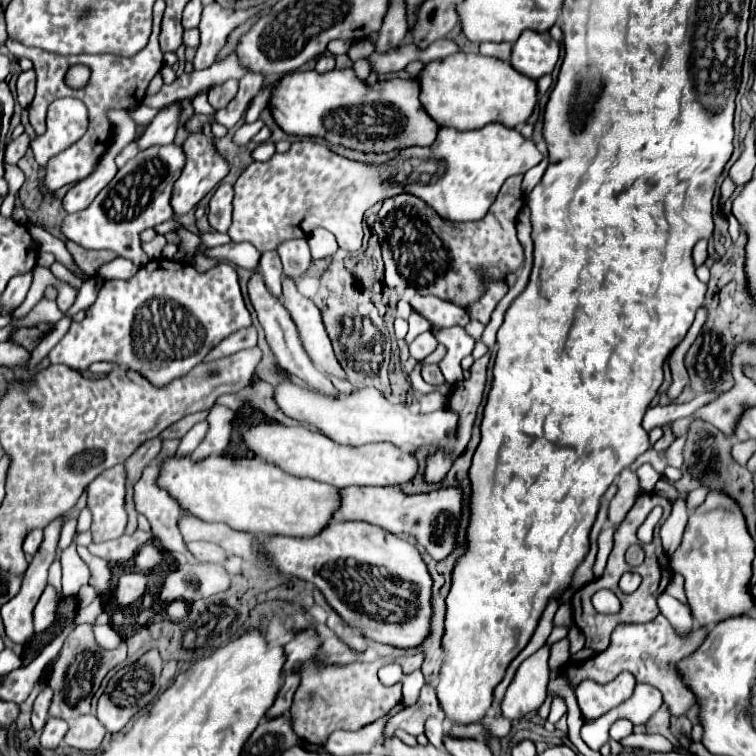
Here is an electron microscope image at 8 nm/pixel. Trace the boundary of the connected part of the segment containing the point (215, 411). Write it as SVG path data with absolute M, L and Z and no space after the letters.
M215 405L207 417L209 431L207 431L205 439L199 443L199 447L193 451L191 459L203 459L207 455L223 453L231 439L233 419L235 419L235 413L231 409L227 409L223 405Z

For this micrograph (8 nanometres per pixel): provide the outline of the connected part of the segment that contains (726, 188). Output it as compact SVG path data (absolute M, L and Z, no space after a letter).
M725 177L725 181L723 181L723 185L721 185L721 199L719 199L719 215L723 217L723 203L731 197L731 193L735 191L735 183L731 181L731 177Z

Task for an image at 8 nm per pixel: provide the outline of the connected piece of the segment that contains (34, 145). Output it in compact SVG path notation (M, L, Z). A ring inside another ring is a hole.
M59 99L53 101L47 113L47 131L43 135L31 135L29 147L39 165L79 141L87 131L87 109L81 101Z

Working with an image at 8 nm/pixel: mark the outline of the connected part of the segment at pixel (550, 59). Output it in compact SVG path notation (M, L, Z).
M523 31L513 45L511 65L519 73L539 79L555 69L559 61L559 43L549 33Z

